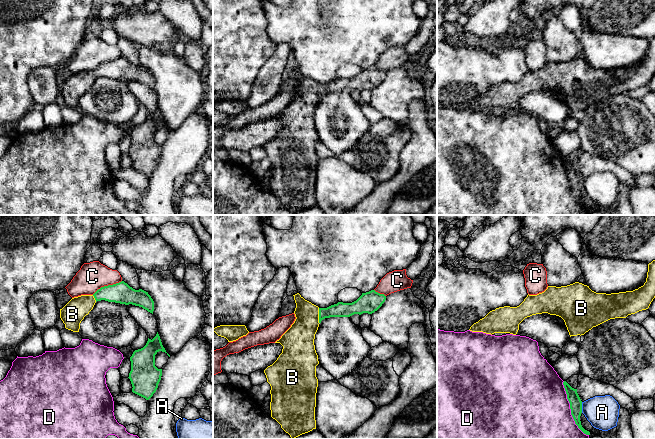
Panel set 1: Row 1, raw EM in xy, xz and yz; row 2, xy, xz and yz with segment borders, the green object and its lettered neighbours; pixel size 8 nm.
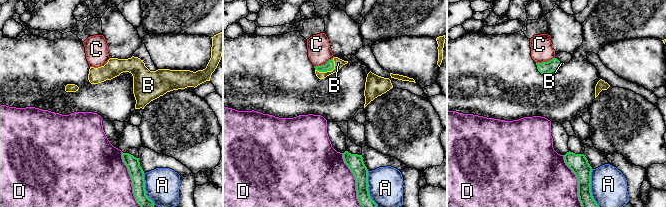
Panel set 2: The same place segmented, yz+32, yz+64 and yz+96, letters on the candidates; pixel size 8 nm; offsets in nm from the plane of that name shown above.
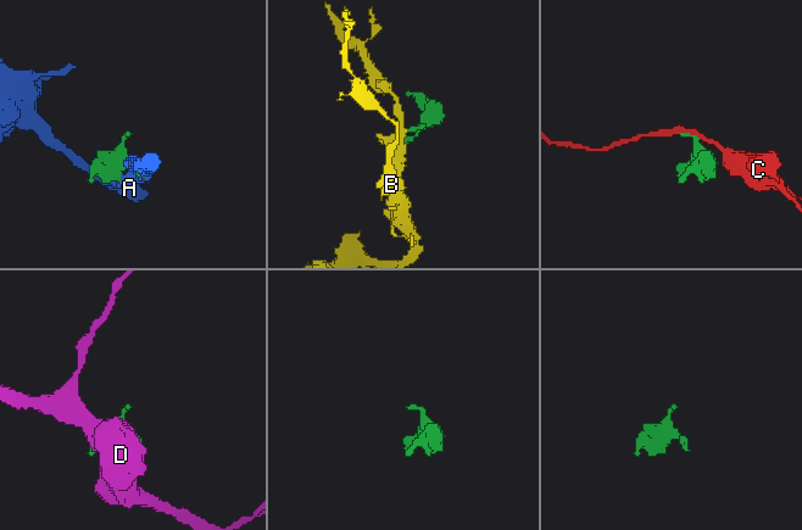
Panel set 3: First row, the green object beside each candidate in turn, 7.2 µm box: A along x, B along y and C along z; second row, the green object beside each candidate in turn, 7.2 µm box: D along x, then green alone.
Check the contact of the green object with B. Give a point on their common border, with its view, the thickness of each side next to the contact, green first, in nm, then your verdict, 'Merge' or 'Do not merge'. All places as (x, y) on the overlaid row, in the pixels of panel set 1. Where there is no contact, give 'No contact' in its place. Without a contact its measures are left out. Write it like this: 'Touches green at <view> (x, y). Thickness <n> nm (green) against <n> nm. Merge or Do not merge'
Touches green at xz (319, 316). Thickness 120 nm (green) against 240 nm. Merge

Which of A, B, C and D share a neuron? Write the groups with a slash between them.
A / B / C / D

